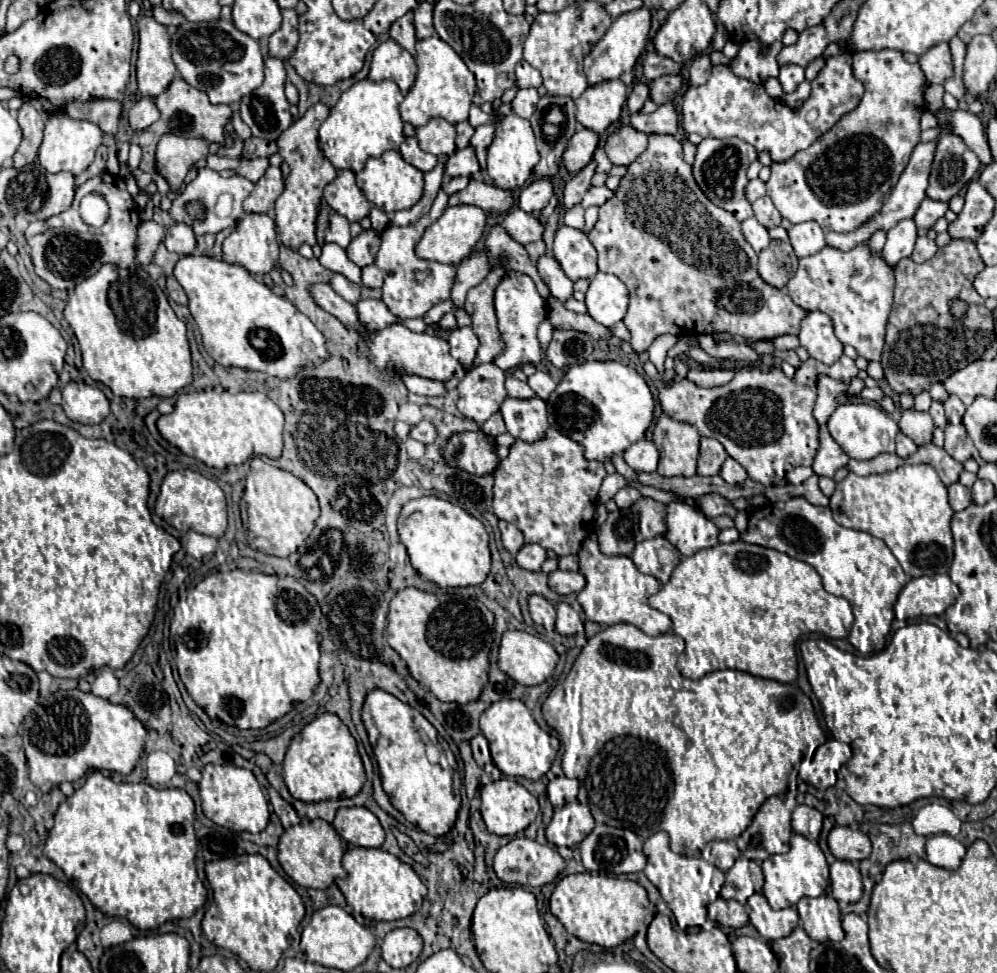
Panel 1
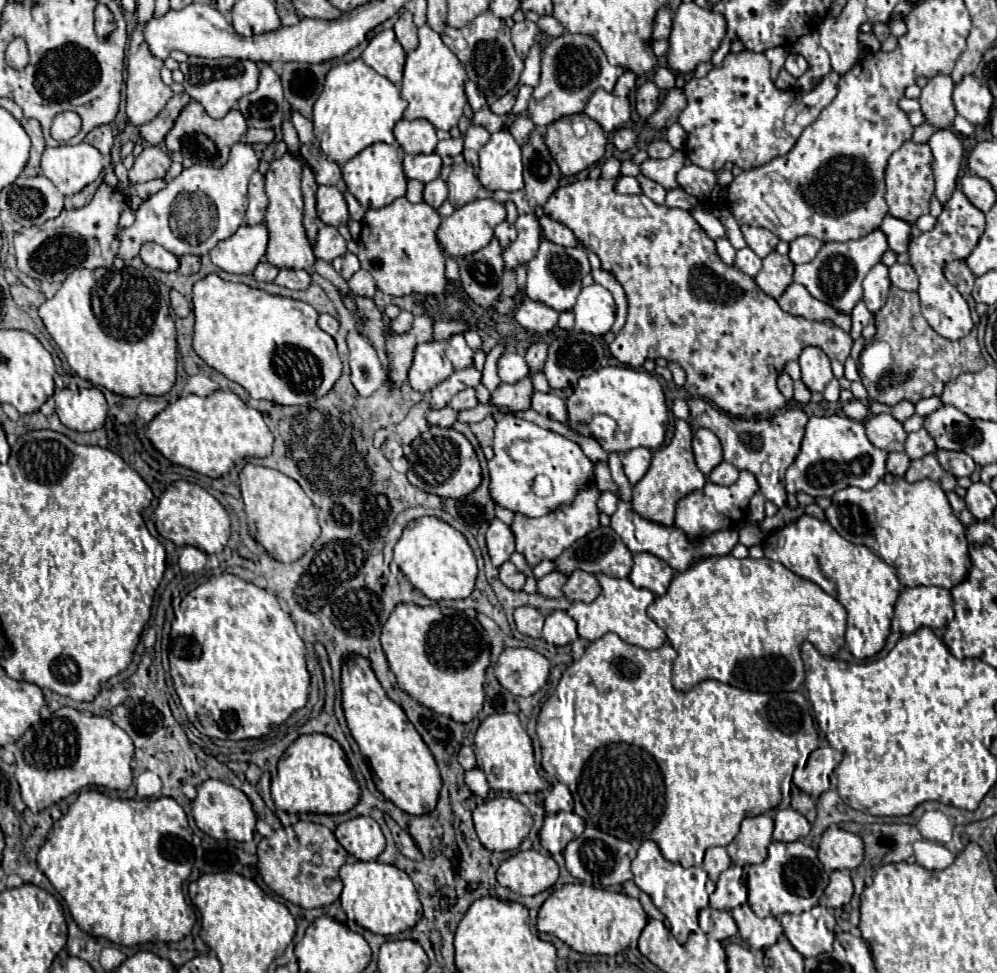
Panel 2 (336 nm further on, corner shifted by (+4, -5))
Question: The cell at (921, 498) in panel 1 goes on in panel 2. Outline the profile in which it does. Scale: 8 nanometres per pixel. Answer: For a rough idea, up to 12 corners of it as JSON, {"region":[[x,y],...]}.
{"region":[[886,473],[824,509],[906,587],[950,589],[968,569],[944,489]]}

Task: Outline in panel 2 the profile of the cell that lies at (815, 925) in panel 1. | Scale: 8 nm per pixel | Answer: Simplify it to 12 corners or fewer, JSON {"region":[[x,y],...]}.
{"region":[[816,905],[780,923],[804,957],[833,951],[836,918]]}

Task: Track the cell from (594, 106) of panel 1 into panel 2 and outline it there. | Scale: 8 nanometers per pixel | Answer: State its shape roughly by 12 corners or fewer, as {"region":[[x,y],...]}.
{"region":[[596,89],[584,113],[606,133],[630,119],[628,97]]}

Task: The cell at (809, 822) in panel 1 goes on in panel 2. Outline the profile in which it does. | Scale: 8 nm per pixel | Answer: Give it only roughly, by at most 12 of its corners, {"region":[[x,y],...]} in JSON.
{"region":[[794,809],[776,813],[774,839],[798,841],[810,823]]}

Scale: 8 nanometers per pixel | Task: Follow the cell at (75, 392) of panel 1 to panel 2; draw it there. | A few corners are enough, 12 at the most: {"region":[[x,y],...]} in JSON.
{"region":[[71,377],[54,393],[60,421],[74,431],[104,427],[105,396]]}

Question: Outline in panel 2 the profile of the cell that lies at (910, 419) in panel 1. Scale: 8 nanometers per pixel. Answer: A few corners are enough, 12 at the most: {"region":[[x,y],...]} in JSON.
{"region":[[892,415],[864,421],[872,445],[904,451],[908,433]]}

